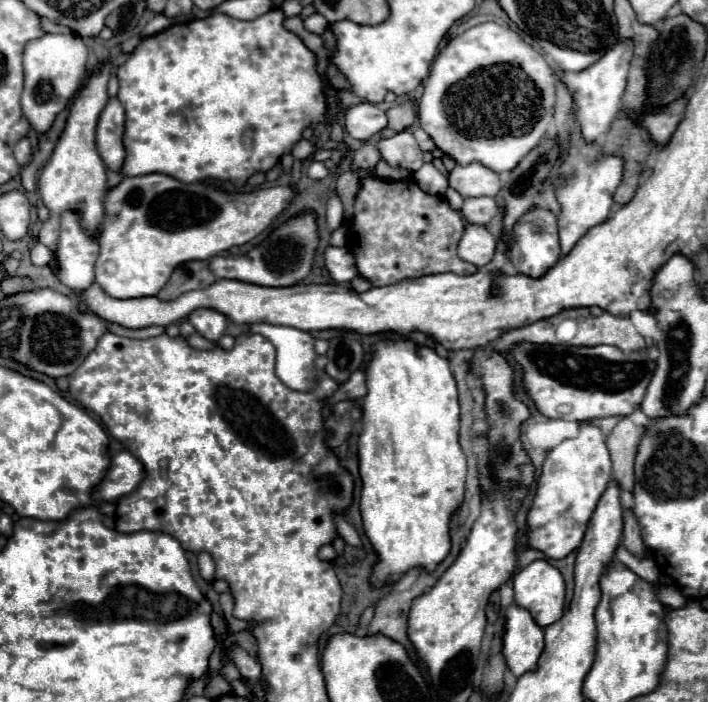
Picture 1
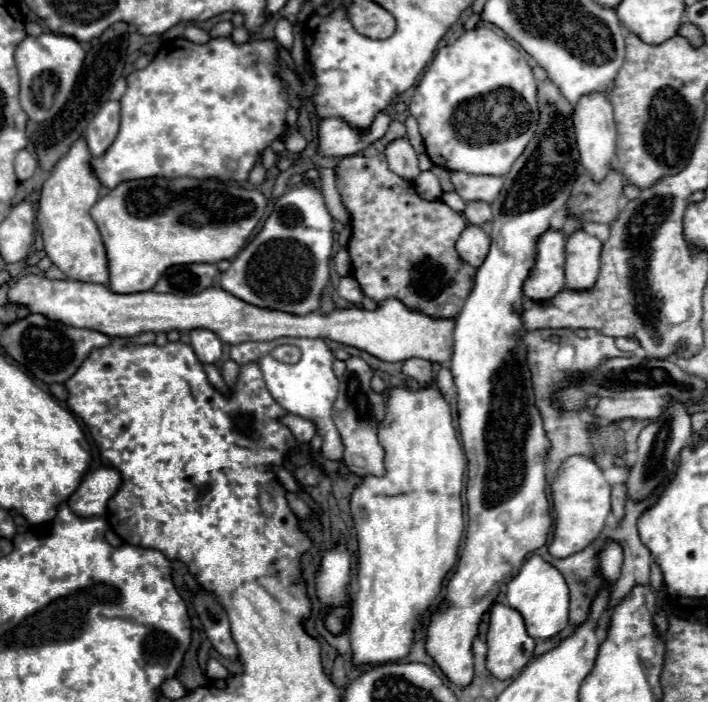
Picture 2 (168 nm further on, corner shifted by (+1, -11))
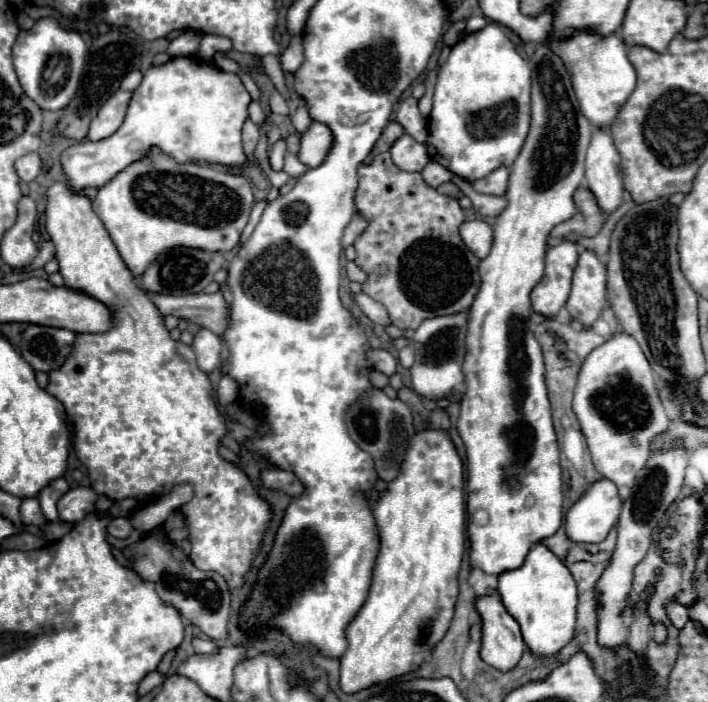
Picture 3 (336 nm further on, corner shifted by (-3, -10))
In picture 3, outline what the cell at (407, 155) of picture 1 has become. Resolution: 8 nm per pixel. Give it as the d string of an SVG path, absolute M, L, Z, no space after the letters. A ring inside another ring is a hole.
M402 134L394 142L394 146L390 148L390 154L392 154L392 162L396 162L400 170L408 170L408 172L420 172L430 162L426 144L416 142L408 134Z

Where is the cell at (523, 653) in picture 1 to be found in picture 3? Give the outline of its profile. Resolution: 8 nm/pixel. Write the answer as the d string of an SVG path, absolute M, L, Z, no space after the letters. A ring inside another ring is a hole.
M498 596L476 598L476 610L482 618L480 658L498 670L510 670L526 650L518 622L504 610Z

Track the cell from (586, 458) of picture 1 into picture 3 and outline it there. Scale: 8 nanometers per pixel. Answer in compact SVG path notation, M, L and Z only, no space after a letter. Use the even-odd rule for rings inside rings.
M598 480L570 508L566 516L566 532L574 542L602 542L610 528L618 522L622 500L618 488L608 480Z

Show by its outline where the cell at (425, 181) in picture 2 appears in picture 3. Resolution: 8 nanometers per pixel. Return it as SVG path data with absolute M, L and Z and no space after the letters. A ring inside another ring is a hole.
M428 162L428 164L424 166L424 170L422 170L422 178L424 178L432 188L438 188L440 184L450 182L450 180L454 178L454 174L452 174L448 168L440 166L438 162Z

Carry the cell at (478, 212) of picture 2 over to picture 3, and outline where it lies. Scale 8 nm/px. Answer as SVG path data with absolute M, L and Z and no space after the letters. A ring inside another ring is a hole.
M454 176L454 184L472 200L474 210L478 214L482 214L482 216L498 216L506 208L506 204L508 204L504 196L488 196L488 194L476 192L464 178Z

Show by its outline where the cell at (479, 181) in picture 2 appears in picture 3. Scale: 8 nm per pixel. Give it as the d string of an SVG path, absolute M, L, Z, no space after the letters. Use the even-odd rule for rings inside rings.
M500 166L500 168L496 168L494 172L490 172L486 178L472 182L472 186L474 186L476 192L502 196L502 194L506 194L506 190L508 190L508 174L510 174L510 170L508 170L506 166Z

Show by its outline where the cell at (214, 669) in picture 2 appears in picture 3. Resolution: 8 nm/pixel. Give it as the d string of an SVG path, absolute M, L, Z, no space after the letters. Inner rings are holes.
M198 638L193 639L193 647L198 654L216 654L218 646L213 641L201 641Z

